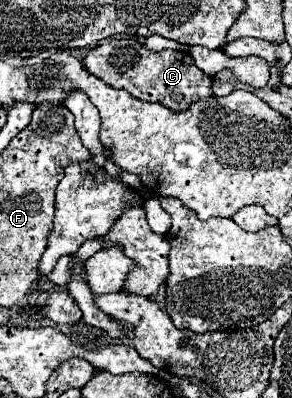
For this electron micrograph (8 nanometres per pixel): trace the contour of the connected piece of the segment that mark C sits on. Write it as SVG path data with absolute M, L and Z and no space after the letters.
M122 36L110 38L86 52L82 58L86 70L104 80L112 88L126 90L138 100L160 102L170 110L186 110L190 104L212 96L212 78L196 68L192 56L182 50L148 50L138 38Z

